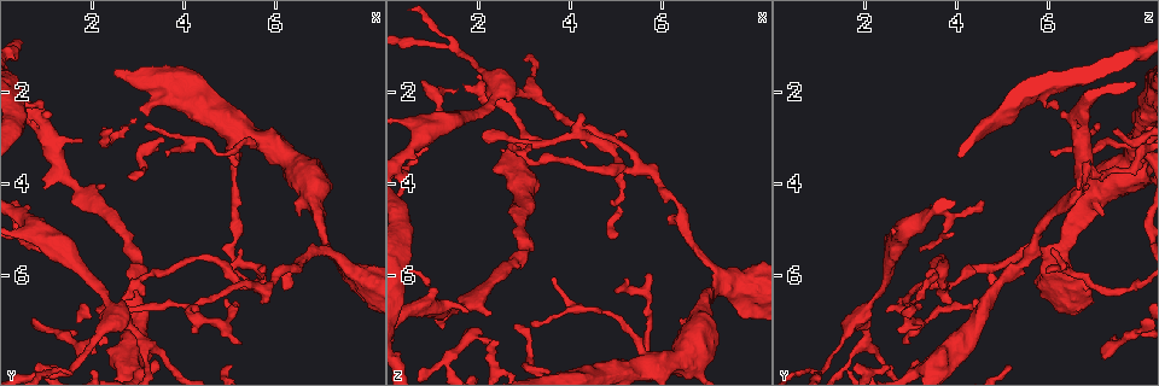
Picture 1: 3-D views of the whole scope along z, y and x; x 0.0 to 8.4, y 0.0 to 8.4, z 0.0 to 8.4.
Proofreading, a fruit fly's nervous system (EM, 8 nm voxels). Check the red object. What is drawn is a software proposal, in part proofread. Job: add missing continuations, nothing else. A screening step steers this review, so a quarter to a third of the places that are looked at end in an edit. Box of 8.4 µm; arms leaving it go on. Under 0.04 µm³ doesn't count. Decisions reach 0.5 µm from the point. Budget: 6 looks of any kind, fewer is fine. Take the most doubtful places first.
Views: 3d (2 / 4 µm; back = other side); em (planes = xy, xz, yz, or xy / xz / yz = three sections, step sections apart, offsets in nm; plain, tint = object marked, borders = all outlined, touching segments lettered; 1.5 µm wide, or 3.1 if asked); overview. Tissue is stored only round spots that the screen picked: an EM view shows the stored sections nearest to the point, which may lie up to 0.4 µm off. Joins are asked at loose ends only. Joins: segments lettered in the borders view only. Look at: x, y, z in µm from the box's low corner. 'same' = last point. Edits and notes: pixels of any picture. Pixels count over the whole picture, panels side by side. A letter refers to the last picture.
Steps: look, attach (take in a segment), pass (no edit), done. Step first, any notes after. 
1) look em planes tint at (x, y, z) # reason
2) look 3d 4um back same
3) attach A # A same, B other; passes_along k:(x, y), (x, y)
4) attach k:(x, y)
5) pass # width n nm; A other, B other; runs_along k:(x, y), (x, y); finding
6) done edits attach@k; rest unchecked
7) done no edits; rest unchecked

look 3d 4um at (5.20, 7.50, 2.95) # an open end

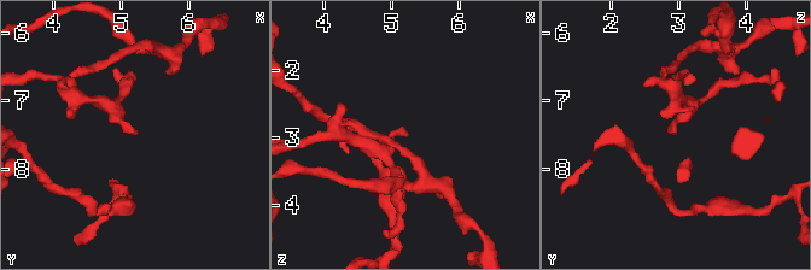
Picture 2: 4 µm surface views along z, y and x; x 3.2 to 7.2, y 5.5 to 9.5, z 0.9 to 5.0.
look em yz step 4 borders at (5.20, 7.55, 2.95)

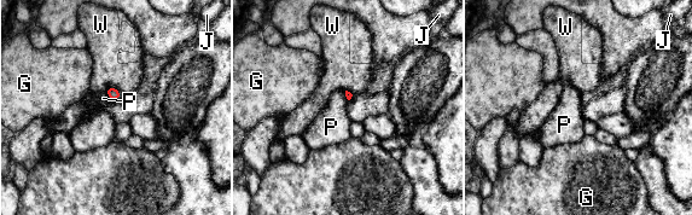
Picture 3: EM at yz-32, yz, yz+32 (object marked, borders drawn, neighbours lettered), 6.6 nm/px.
look em planes borders same

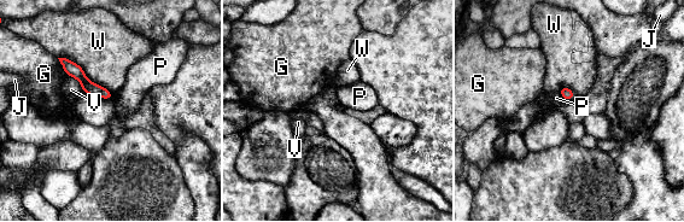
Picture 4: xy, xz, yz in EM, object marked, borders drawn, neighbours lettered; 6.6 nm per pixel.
pass # G other, J other, P other, V other, W other; runs_along 4:(63, 60), (92, 88), (110, 95); no lettered segment goes on from it

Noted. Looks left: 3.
look em planes borders at (6.50, 4.65, 7.20) # thick end

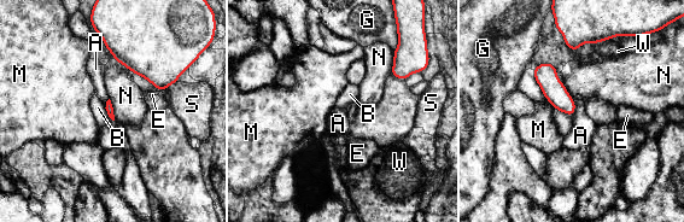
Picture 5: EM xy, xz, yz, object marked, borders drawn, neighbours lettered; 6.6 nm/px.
pass # A other, B other, E other, G other, M other, N other, S other, W other; border 5:(393, 50), (393, 65), (390, 75); none of them fits

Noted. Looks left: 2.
look em planes borders at (2.30, 4.05, 6.80) # an open end

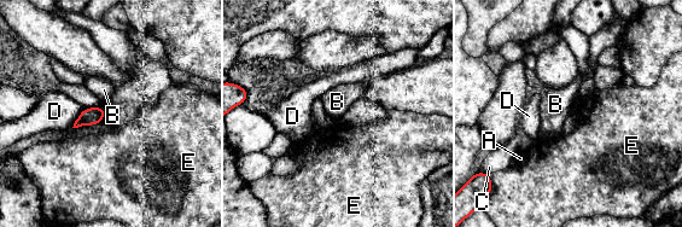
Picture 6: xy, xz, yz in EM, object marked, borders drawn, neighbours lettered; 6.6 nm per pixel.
pass # longest_contact D 150 nm; A other, B other, C other, D other, E other; border 6:(100, 106), (105, 110); no lettered segment goes on from it

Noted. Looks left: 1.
done no edits; rest unchecked

